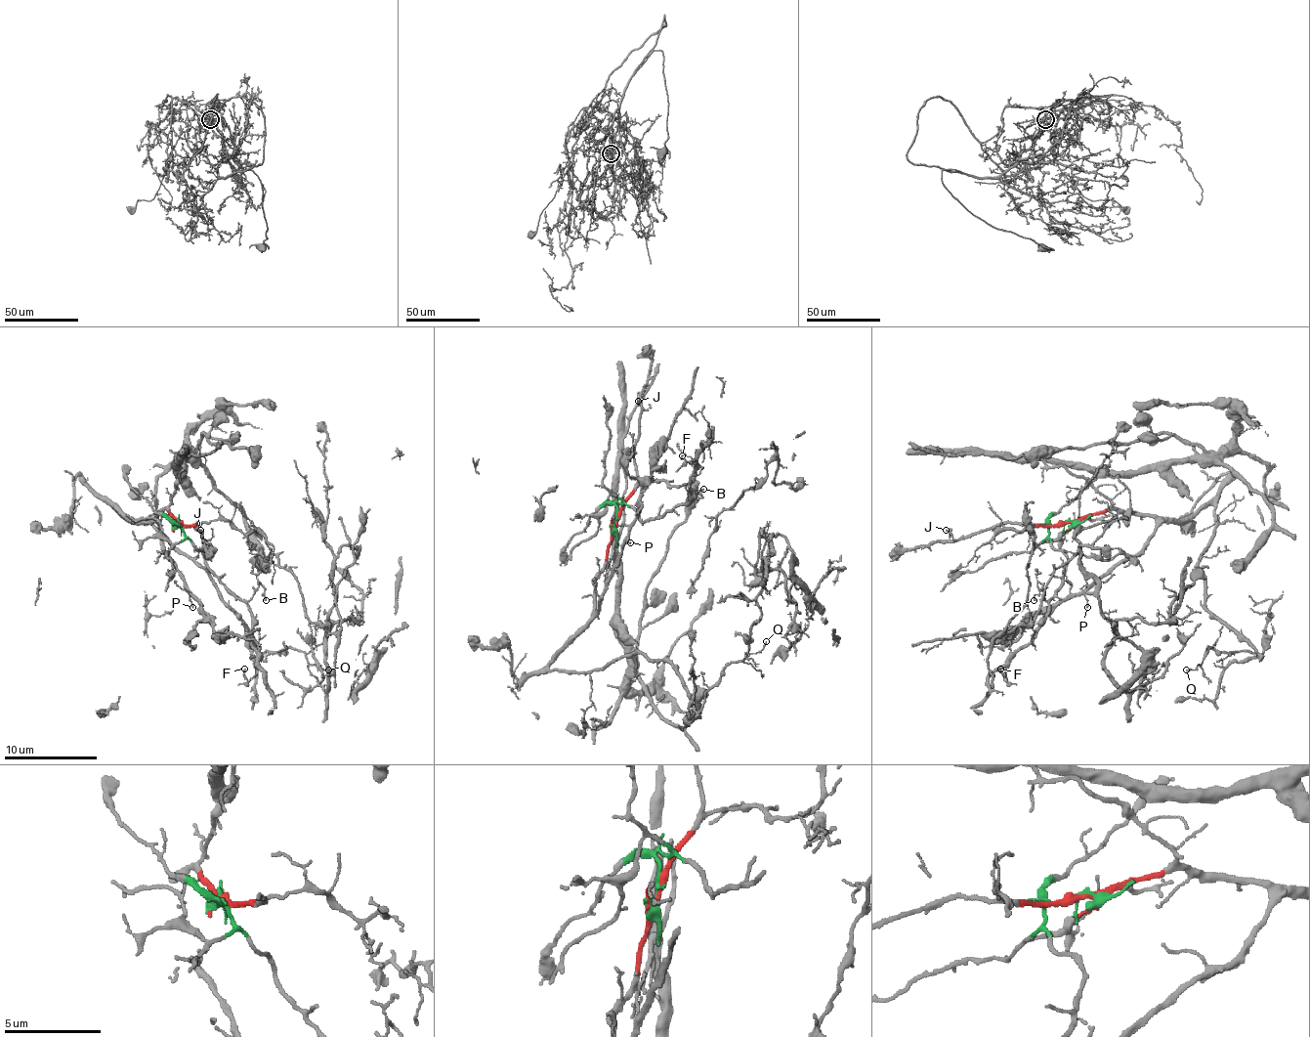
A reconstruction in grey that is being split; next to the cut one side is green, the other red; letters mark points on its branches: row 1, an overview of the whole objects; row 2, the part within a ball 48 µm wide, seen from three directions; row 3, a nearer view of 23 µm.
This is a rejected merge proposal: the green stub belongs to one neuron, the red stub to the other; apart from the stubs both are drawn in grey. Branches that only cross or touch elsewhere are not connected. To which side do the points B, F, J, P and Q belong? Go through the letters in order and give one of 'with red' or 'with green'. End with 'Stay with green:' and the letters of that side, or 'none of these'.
B: with green
F: with green
J: with red
P: with red
Q: with red
Stay with green: B, F

